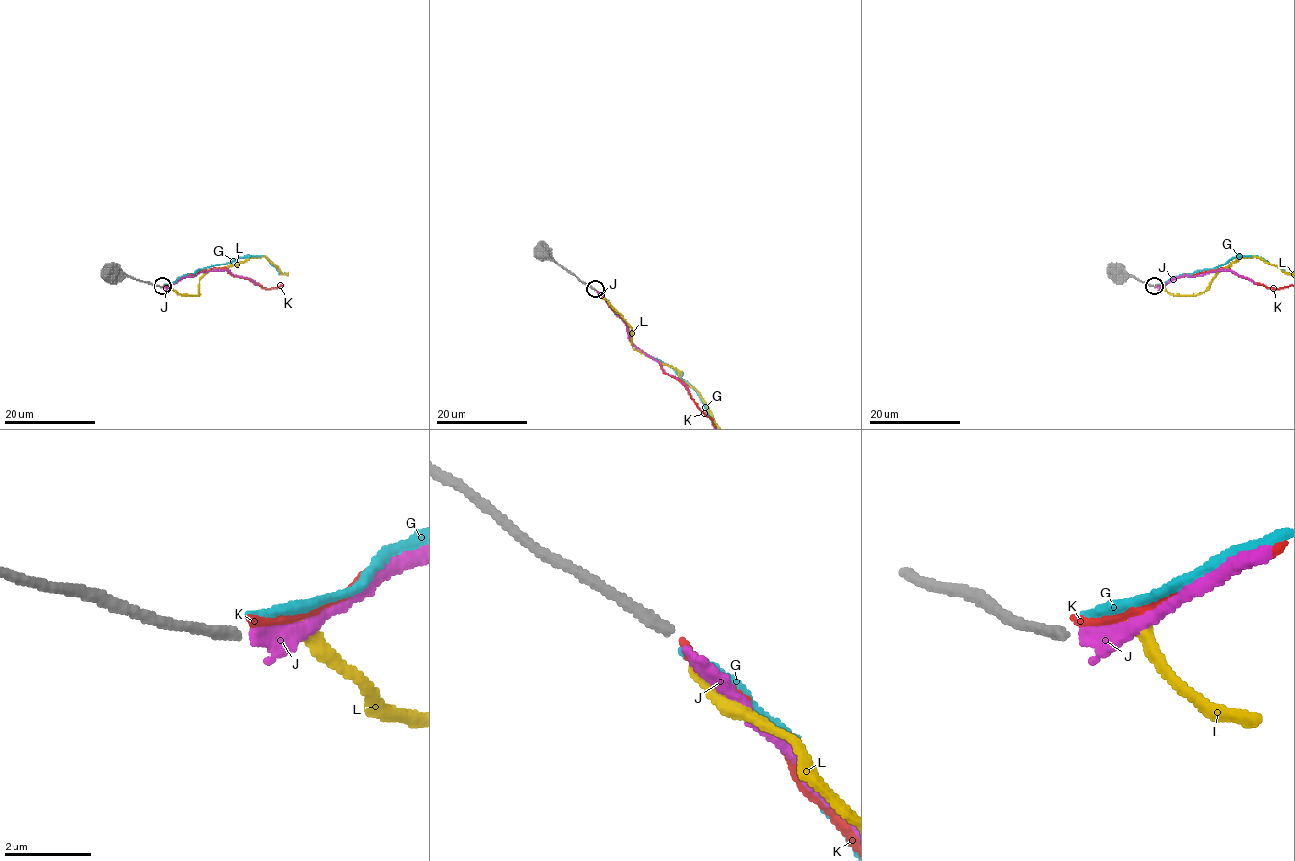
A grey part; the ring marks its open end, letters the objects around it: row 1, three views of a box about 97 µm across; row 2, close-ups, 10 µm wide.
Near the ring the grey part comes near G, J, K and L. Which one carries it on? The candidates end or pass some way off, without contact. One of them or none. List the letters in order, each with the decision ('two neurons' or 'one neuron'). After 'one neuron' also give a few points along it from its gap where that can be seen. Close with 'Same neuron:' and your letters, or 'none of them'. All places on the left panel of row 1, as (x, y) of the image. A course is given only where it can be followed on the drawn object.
G: one neuron
J: two neurons
K: two neurons
L: two neurons
Same neuron: G

